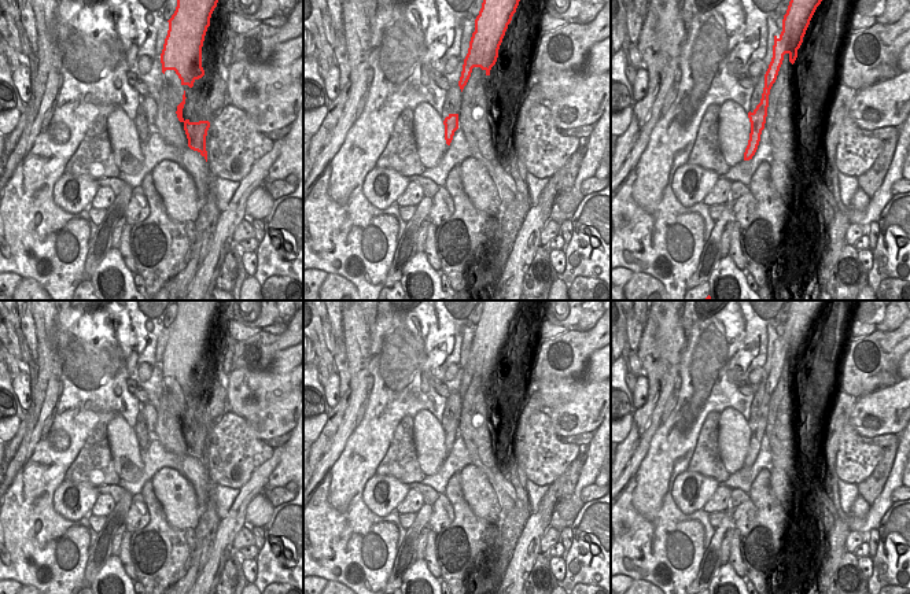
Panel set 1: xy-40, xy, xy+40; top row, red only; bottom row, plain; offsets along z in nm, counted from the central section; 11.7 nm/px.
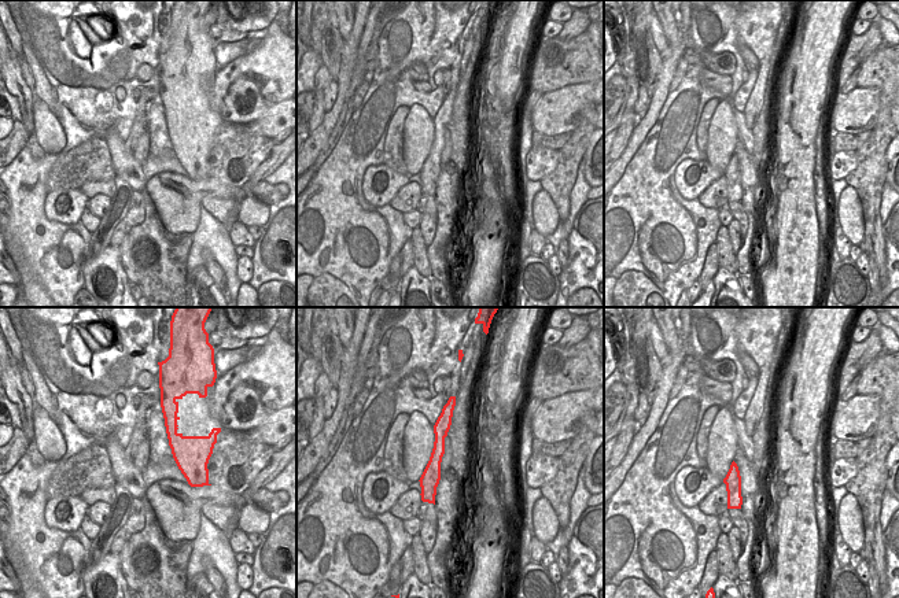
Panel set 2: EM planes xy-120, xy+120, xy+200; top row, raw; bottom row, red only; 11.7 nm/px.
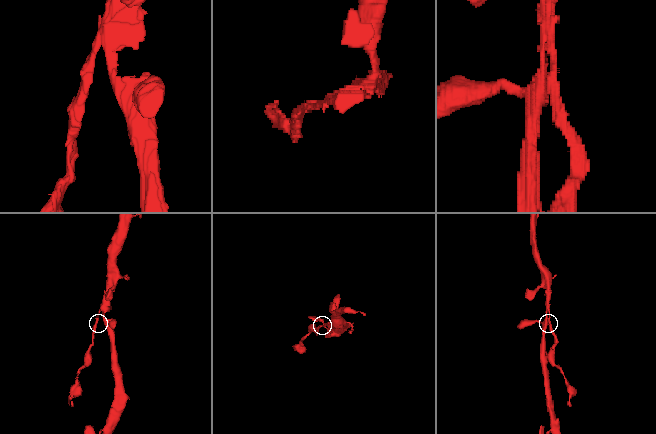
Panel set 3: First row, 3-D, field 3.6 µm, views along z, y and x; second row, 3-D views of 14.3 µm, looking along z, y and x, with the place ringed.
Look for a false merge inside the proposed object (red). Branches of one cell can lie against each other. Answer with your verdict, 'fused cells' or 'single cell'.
fused cells

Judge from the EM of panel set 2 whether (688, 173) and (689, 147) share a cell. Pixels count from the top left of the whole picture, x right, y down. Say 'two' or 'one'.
two

